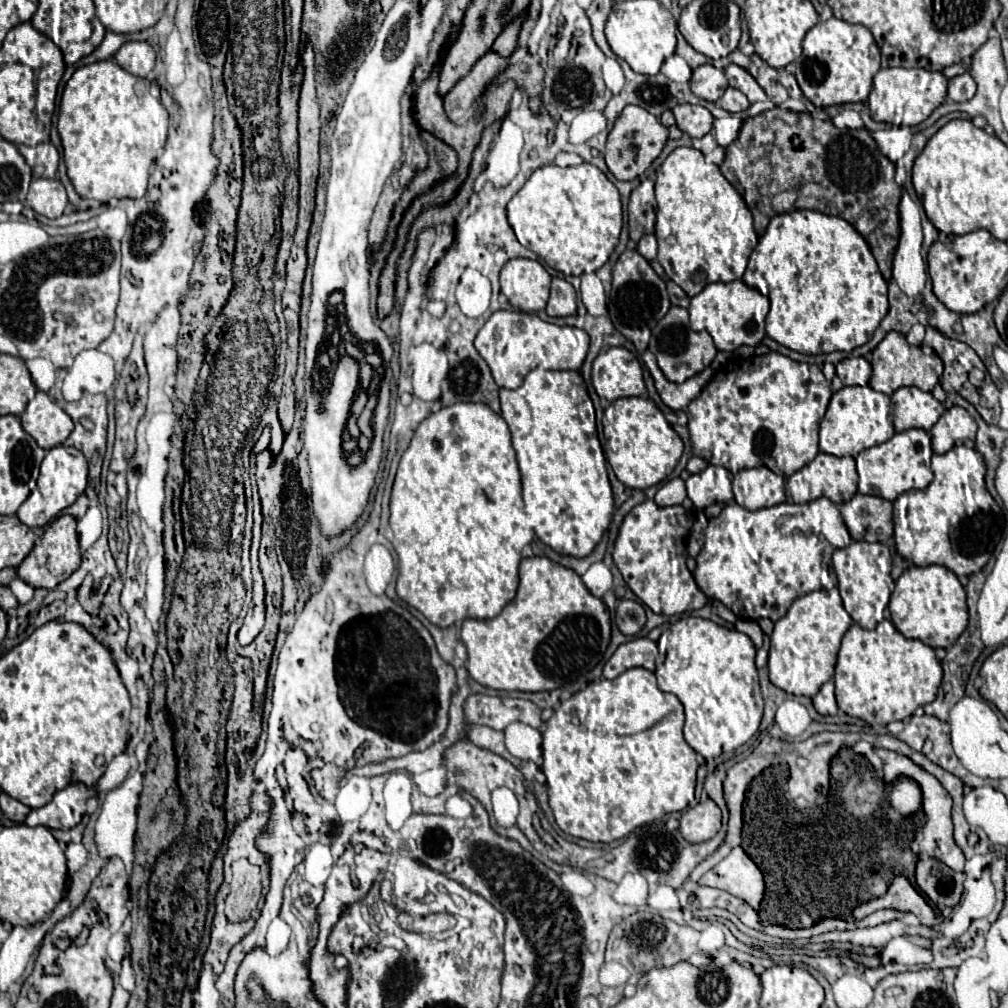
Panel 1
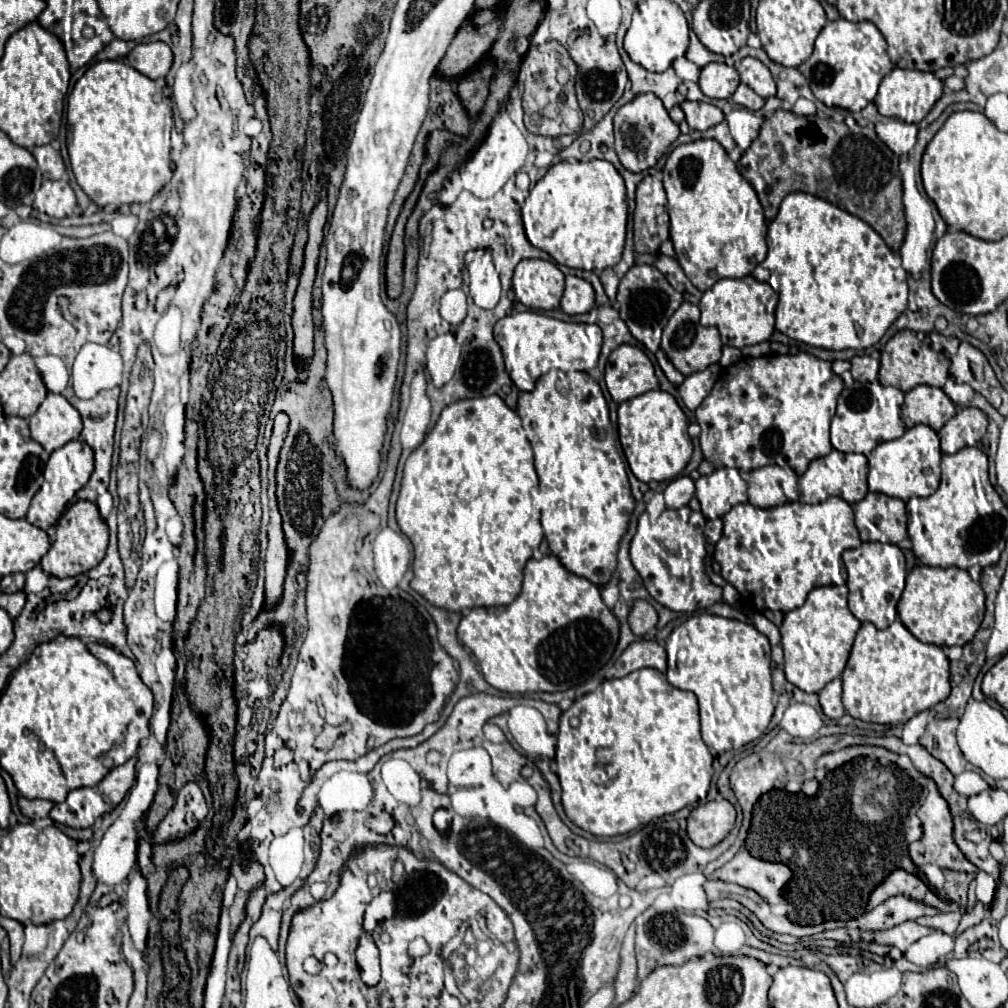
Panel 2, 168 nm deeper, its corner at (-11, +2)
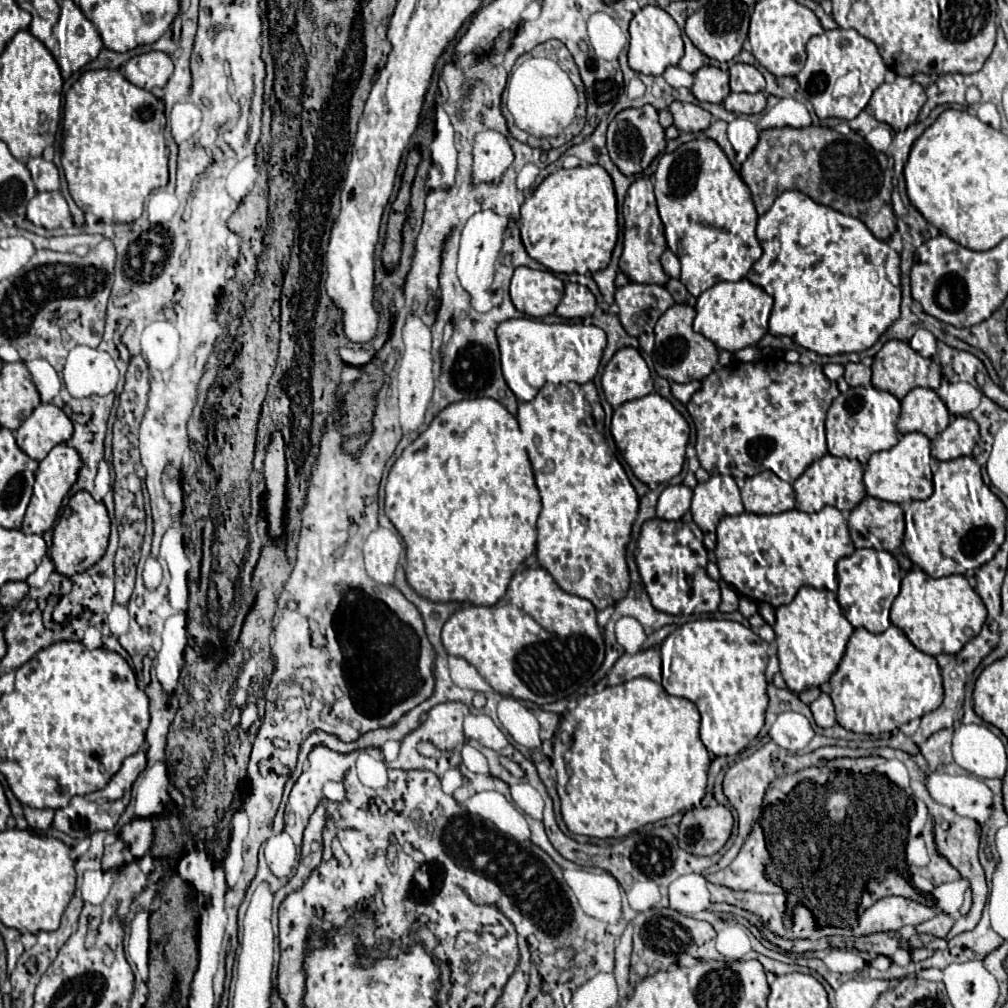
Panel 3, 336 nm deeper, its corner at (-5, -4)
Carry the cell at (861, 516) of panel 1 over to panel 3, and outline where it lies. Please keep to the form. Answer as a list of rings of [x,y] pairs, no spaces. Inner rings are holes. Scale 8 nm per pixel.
[[[866,496],[850,512],[848,526],[856,548],[892,552],[902,546],[904,512],[898,504]]]

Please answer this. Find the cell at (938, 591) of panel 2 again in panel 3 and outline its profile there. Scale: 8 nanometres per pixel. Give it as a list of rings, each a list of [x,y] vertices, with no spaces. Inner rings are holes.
[[[912,568],[902,578],[900,594],[896,596],[890,610],[890,622],[904,630],[908,640],[918,650],[930,656],[960,652],[972,636],[980,634],[984,620],[984,602],[964,576],[952,574],[944,578],[926,578],[926,572],[922,572],[920,568]]]

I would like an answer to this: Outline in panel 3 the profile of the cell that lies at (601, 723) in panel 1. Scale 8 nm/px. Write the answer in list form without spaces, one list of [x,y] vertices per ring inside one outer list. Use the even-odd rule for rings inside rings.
[[[640,676],[584,696],[574,710],[562,716],[552,756],[556,788],[562,800],[562,818],[568,830],[594,838],[624,838],[644,824],[700,808],[706,794],[710,756],[700,740],[698,728],[698,708],[690,700],[666,694],[662,684],[650,678]]]

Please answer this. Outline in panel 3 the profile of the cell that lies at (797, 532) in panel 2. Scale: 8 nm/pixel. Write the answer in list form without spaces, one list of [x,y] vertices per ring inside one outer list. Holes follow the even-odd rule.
[[[824,506],[816,514],[786,510],[772,516],[738,514],[726,516],[718,524],[716,564],[726,584],[738,588],[754,602],[770,602],[774,608],[790,604],[800,586],[837,591],[836,562],[854,554],[848,522],[834,506]]]

